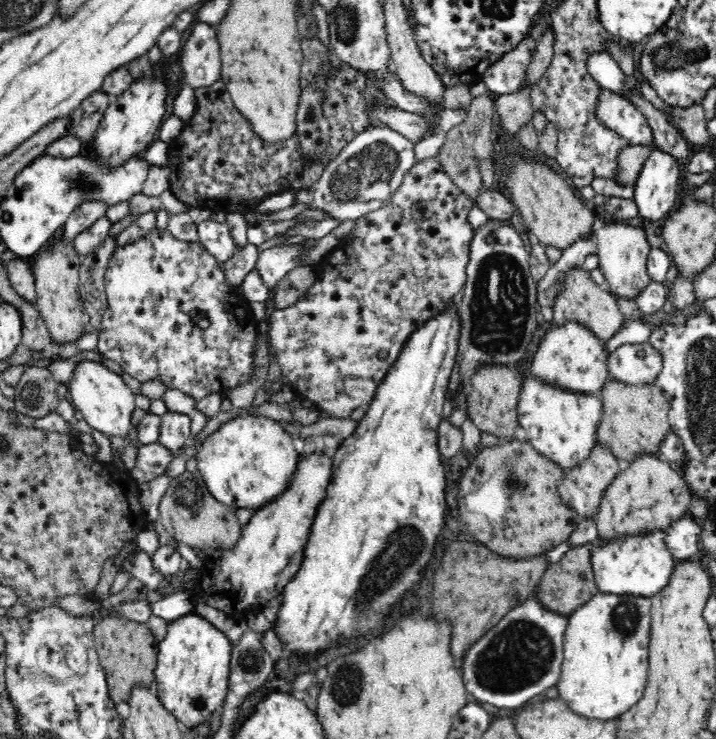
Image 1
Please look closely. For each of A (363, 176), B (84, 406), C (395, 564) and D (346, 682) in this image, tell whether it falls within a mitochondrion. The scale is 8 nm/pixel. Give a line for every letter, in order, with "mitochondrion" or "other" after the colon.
A: mitochondrion
B: other
C: mitochondrion
D: mitochondrion

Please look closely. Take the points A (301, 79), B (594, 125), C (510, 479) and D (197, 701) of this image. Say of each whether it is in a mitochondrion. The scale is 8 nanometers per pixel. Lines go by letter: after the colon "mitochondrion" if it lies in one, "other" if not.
A: other
B: other
C: mitochondrion
D: mitochondrion

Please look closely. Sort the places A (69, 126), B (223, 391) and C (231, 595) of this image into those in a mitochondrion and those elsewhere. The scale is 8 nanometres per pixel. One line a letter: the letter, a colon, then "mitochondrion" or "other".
A: other
B: other
C: other

